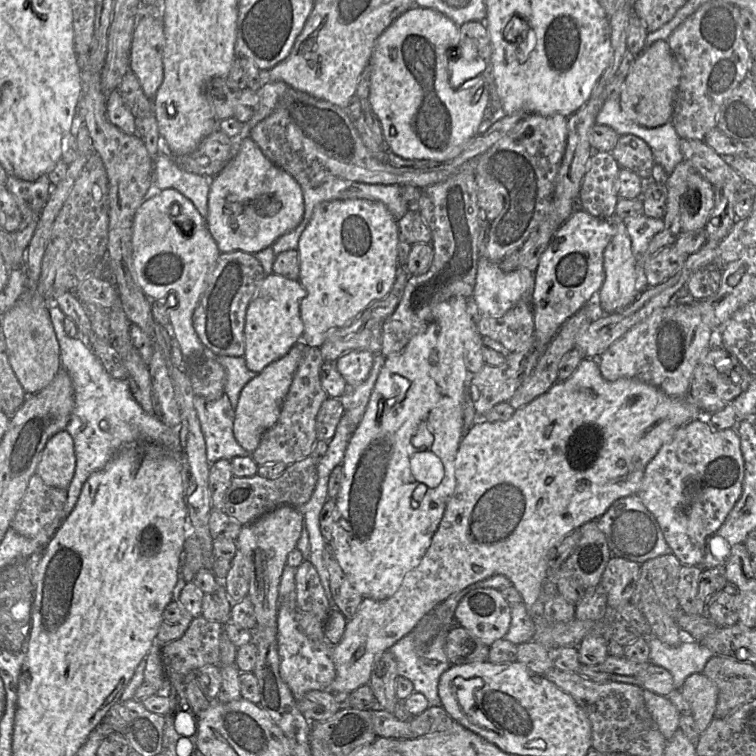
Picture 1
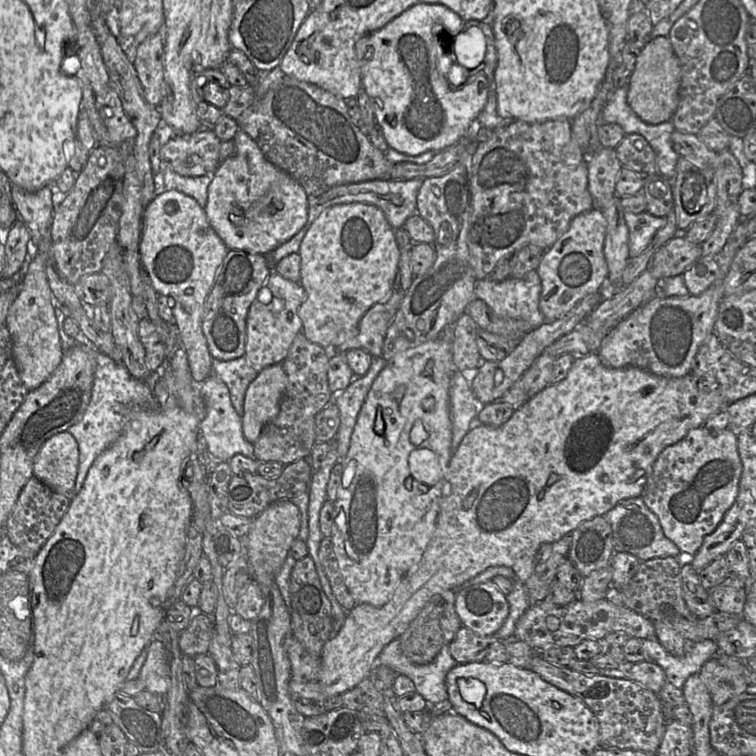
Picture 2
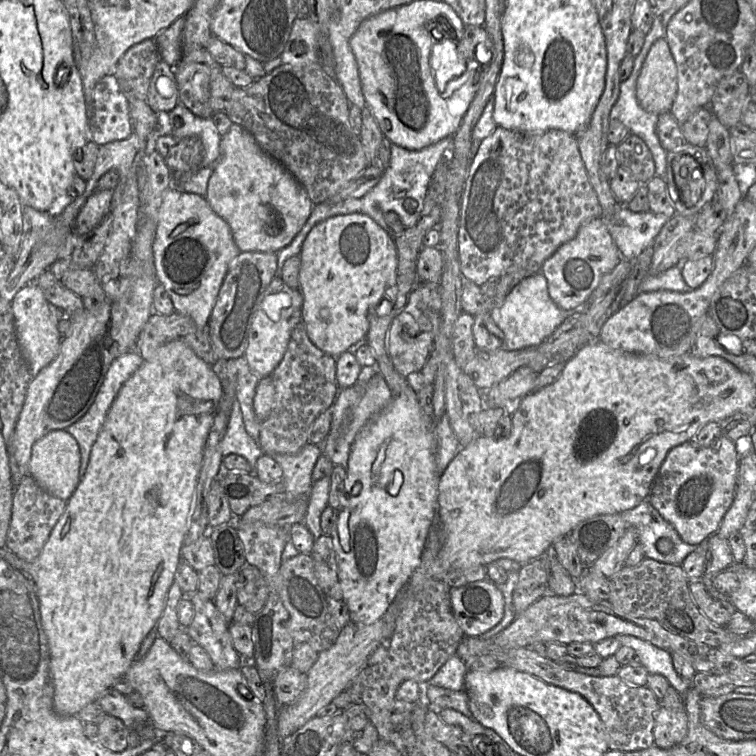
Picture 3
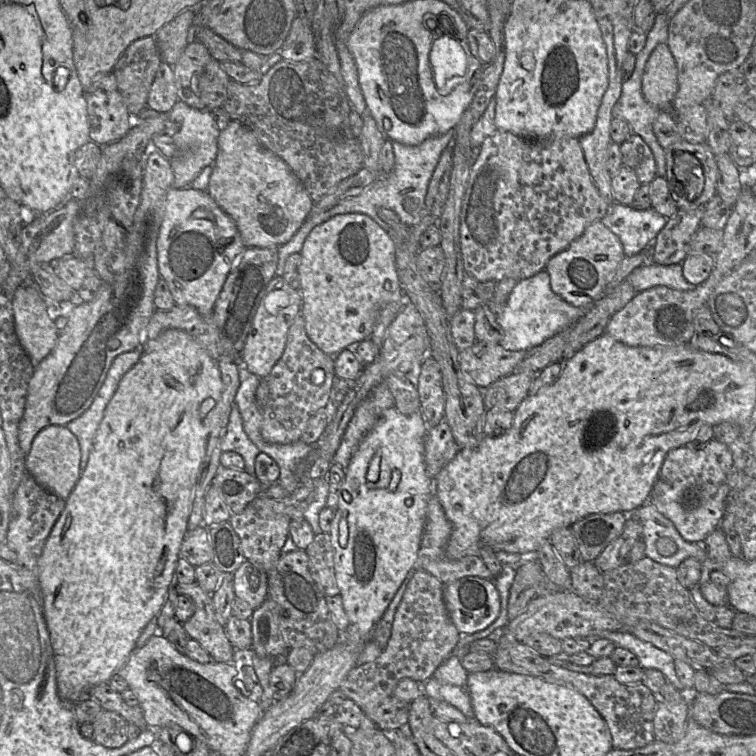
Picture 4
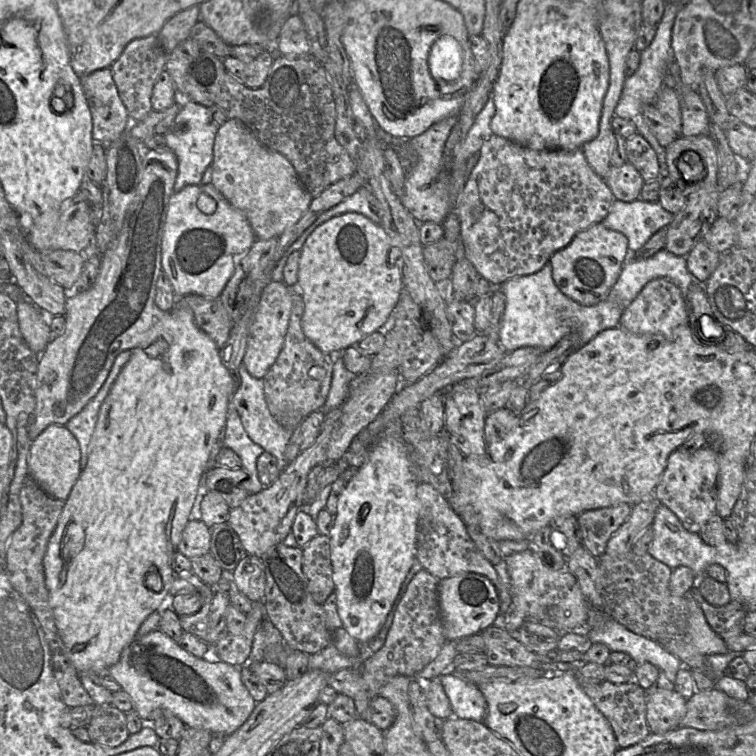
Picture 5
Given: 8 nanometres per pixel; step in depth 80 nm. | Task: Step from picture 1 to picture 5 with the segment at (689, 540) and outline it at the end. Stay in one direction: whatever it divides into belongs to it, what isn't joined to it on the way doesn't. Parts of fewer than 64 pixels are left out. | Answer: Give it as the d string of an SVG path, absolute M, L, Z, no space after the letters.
M708 447L695 452L674 450L654 490L661 505L673 511L689 532L700 533L703 526L717 514L719 453Z

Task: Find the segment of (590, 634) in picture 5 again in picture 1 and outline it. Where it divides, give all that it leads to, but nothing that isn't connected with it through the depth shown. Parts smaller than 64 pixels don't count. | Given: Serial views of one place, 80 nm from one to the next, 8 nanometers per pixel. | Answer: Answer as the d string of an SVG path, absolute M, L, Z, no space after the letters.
M652 636L647 639L649 662L668 670L673 676L675 689L681 689L685 679L693 673L702 673L712 650L699 641L685 637L677 646L669 646Z

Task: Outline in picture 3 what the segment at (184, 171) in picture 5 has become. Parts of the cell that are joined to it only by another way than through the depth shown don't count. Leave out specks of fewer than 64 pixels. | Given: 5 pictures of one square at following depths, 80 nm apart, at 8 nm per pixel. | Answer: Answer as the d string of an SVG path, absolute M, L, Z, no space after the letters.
M180 101L168 114L173 122L171 135L178 138L200 136L204 146L202 166L213 166L219 160L222 136L212 118L202 118L193 114Z

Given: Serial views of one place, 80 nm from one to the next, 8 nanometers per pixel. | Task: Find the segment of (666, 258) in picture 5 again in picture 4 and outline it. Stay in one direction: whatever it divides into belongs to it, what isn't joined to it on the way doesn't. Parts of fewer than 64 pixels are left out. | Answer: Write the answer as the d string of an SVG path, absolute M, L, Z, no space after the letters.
M646 262L636 267L625 280L629 282L636 293L660 285L676 290L694 289L696 286L685 279L682 267L683 265L680 263L660 265Z

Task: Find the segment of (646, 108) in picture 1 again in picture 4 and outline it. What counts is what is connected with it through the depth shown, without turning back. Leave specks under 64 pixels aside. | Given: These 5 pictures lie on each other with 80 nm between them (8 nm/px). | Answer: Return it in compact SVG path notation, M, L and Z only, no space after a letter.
M667 43L658 44L649 56L642 77L642 94L660 111L671 111L678 91L678 68Z

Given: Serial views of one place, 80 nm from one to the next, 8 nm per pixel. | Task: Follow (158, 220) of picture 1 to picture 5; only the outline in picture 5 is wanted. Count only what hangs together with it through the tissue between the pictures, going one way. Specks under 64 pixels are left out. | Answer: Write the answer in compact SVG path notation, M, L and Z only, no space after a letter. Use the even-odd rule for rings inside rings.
M212 183L187 185L169 199L161 241L162 270L177 297L195 294L207 299L220 298L239 259L255 240L245 215L233 207ZM202 193L216 202L216 210L212 214L204 214L198 209L197 202Z

